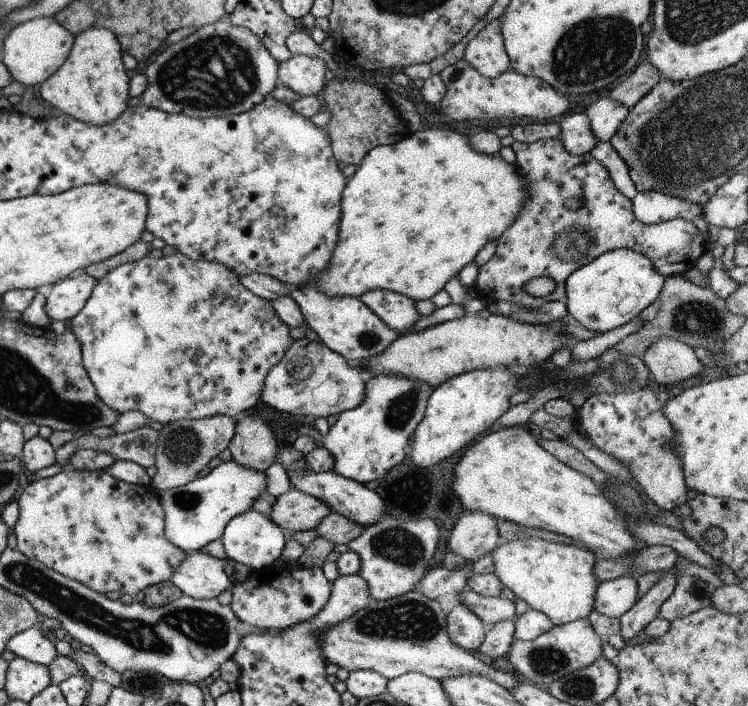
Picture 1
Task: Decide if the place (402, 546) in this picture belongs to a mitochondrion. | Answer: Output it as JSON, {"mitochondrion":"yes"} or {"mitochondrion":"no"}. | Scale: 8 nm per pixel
{"mitochondrion":"yes"}

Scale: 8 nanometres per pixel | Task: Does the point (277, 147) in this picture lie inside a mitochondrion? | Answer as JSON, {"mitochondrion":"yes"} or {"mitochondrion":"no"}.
{"mitochondrion":"yes"}

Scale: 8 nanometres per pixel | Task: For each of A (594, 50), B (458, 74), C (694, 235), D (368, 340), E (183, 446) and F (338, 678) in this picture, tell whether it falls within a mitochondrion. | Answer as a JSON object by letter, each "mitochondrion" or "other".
{"A":"mitochondrion","B":"mitochondrion","C":"other","D":"mitochondrion","E":"mitochondrion","F":"other"}

